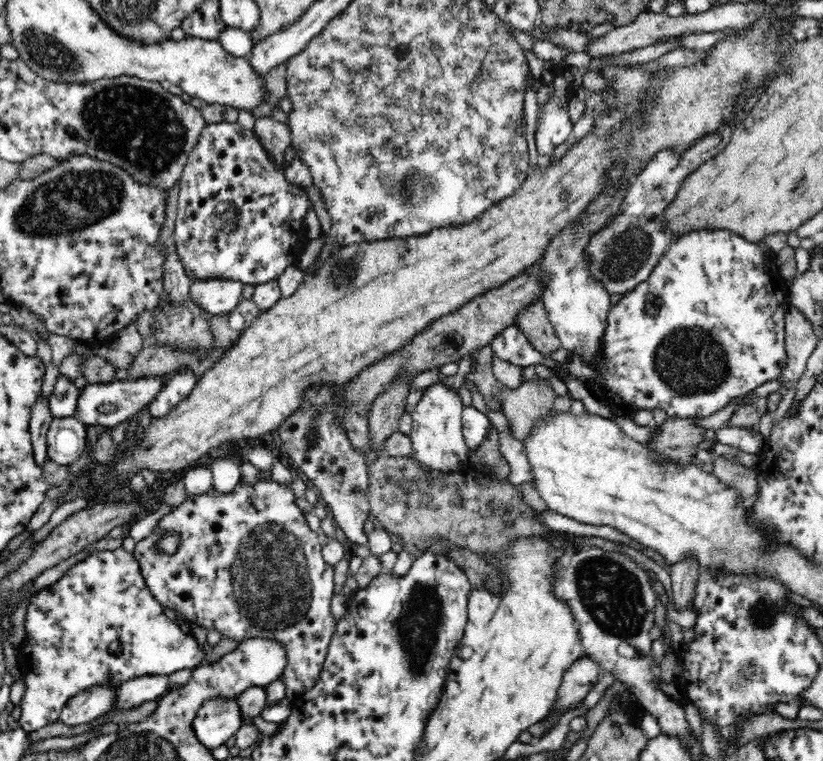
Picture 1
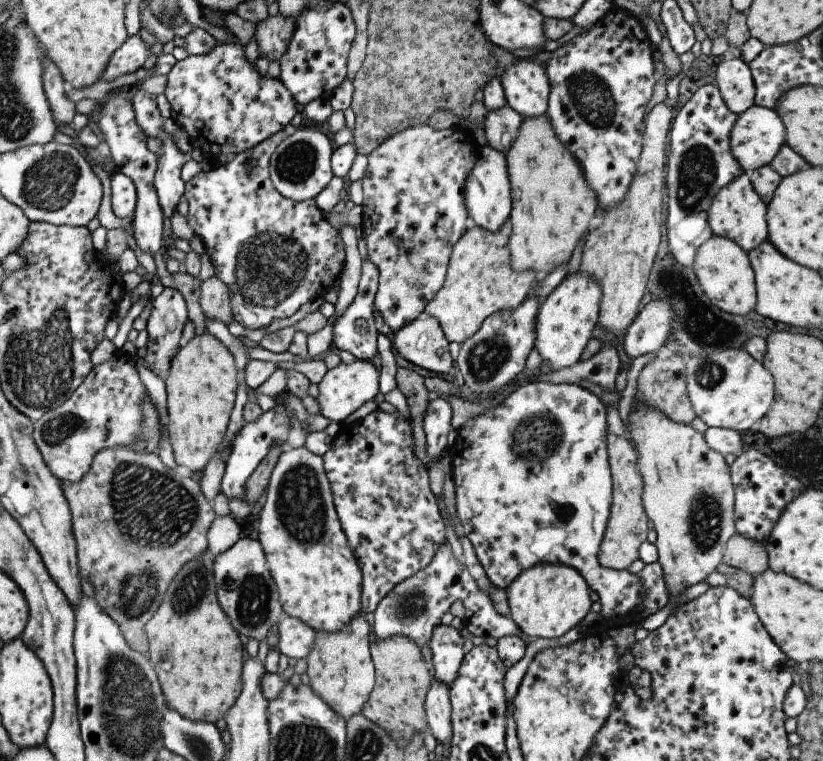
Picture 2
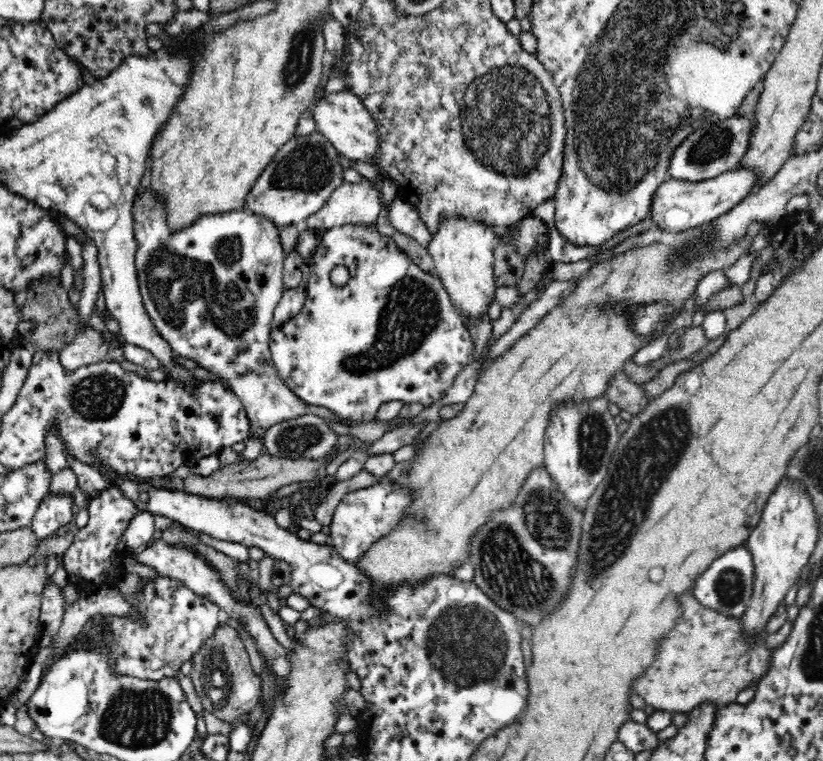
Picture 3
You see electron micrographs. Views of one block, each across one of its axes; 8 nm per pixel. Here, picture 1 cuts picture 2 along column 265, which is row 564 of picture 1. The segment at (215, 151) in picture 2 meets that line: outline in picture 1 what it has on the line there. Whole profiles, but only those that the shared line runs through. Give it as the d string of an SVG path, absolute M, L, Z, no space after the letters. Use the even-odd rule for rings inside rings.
M116 548L116 550L102 550L102 552L95 552L91 554L87 559L76 563L71 566L69 570L58 580L54 582L52 586L46 586L42 590L38 590L36 594L30 597L30 603L26 608L26 621L25 621L25 639L17 650L17 668L19 668L22 677L25 681L25 693L19 702L21 708L21 717L19 718L19 724L22 730L27 733L36 732L48 724L57 721L61 710L68 704L68 701L72 700L76 694L82 692L82 690L88 690L88 688L94 688L94 686L120 686L127 680L132 680L136 676L169 676L178 672L178 670L190 668L194 669L200 664L205 664L206 658L208 658L209 648L203 648L198 645L195 636L190 633L184 633L182 629L176 624L176 622L170 620L168 616L162 610L162 605L156 600L156 597L152 597L154 594L147 588L143 575L140 570L140 563L130 552L126 552L124 548Z

